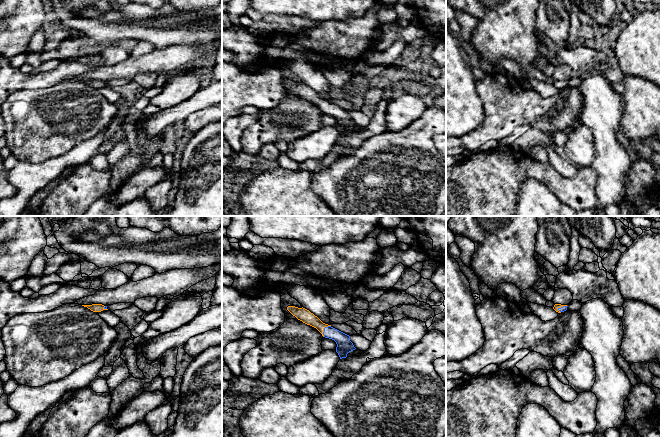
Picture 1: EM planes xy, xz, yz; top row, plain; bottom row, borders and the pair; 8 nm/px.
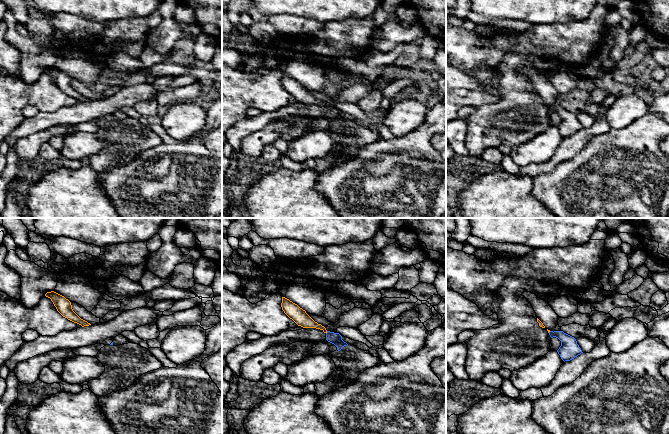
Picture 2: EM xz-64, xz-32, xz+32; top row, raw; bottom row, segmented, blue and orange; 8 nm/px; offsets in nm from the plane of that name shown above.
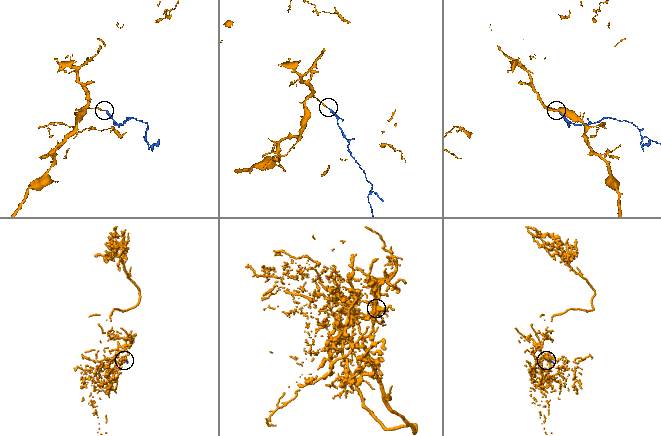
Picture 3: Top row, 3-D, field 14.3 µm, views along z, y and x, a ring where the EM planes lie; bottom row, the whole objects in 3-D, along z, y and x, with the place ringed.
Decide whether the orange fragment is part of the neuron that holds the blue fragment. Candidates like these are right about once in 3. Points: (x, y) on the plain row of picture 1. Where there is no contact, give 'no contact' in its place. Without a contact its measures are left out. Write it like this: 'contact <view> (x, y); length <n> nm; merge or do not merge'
contact xz (324, 105); length 110 nm; merge

